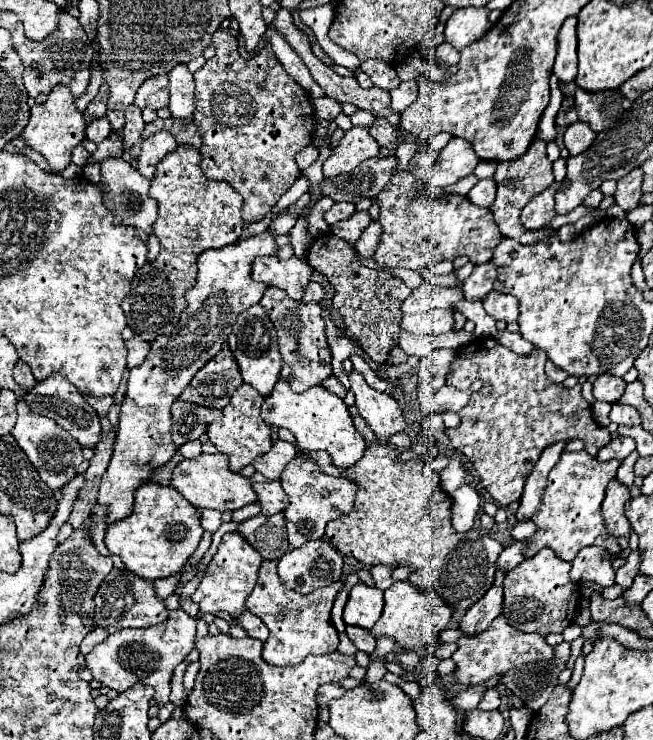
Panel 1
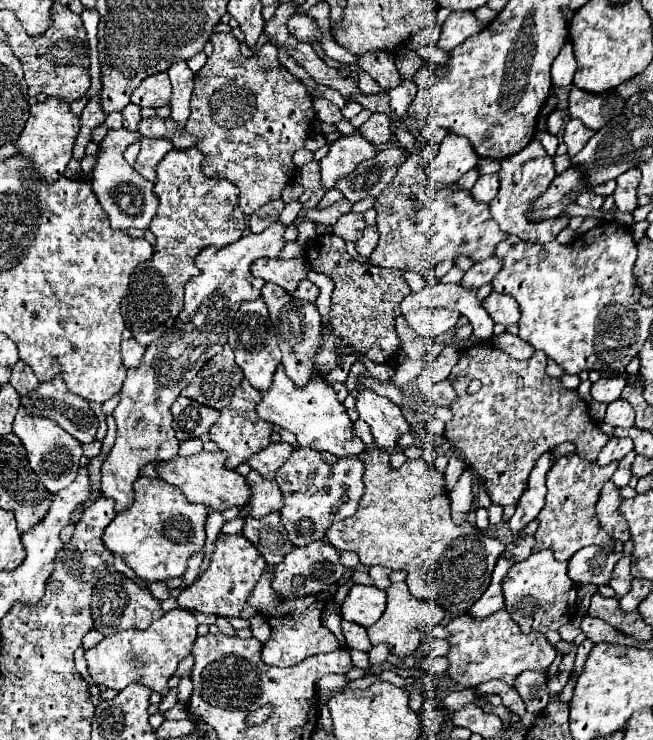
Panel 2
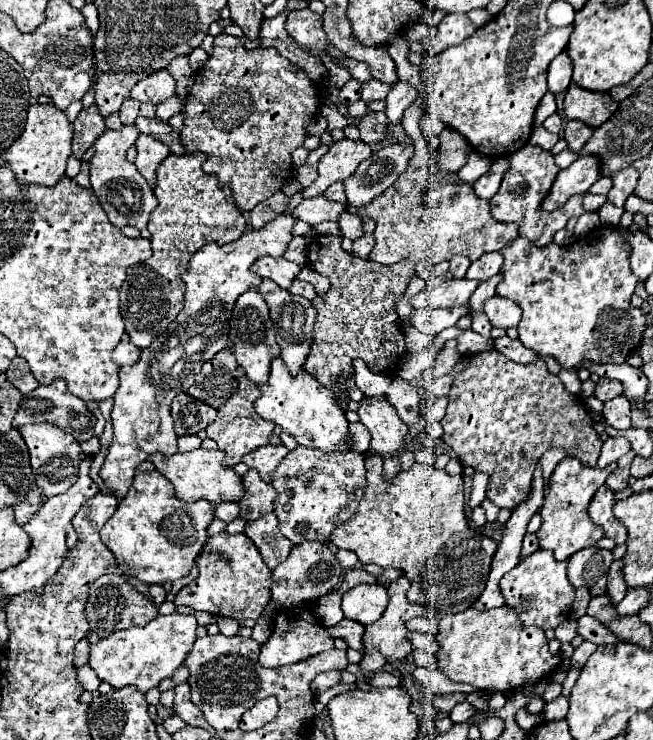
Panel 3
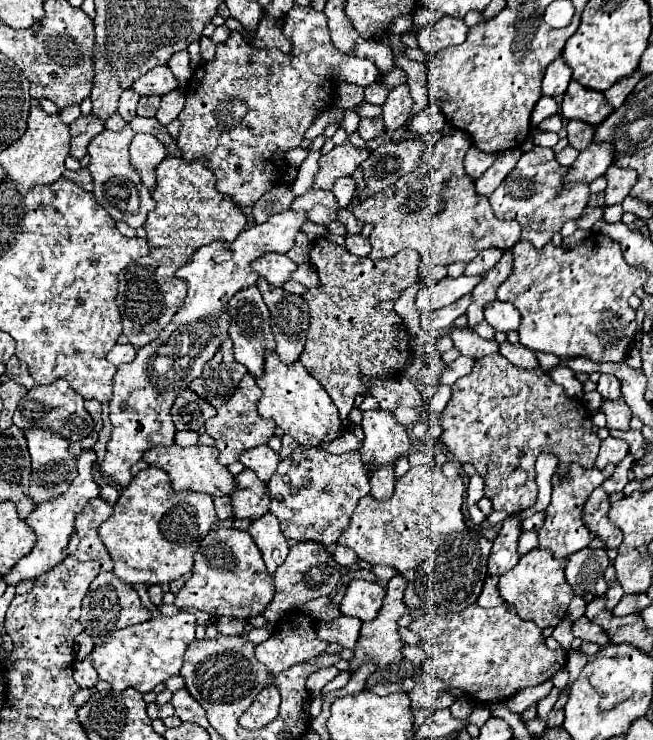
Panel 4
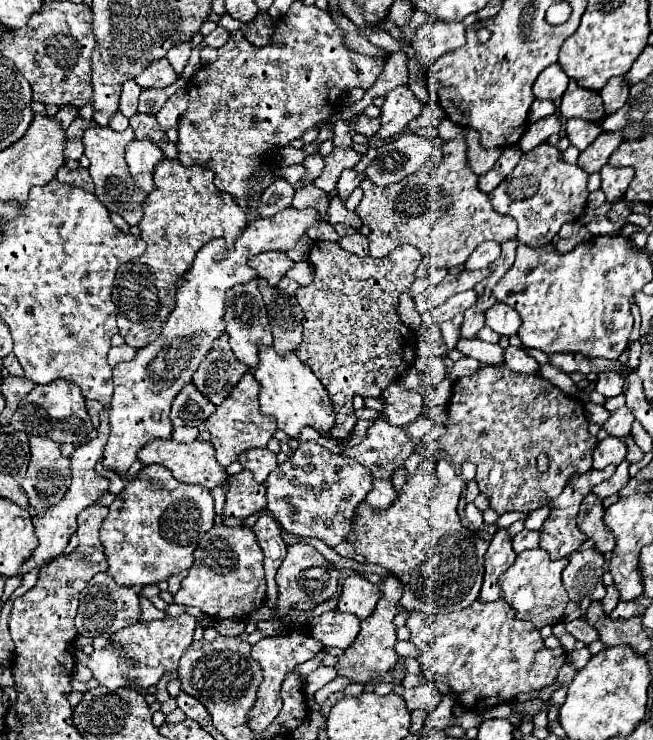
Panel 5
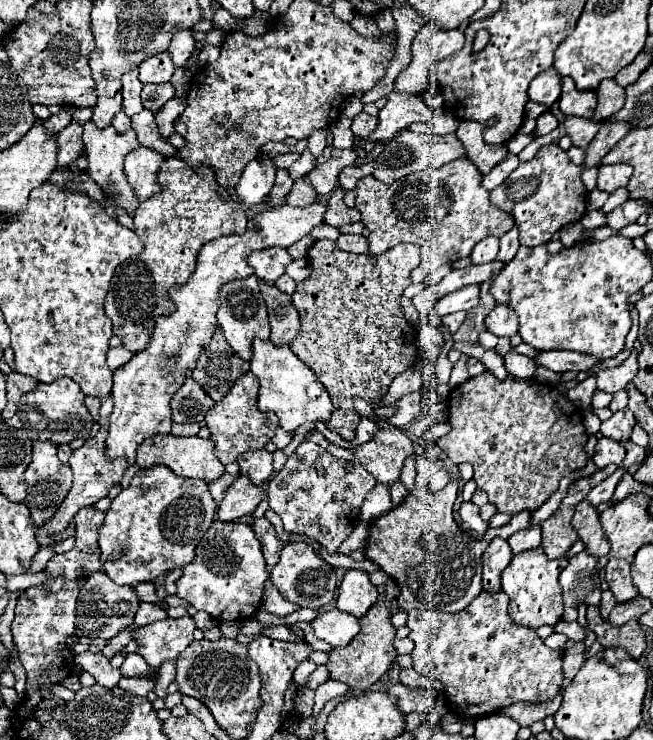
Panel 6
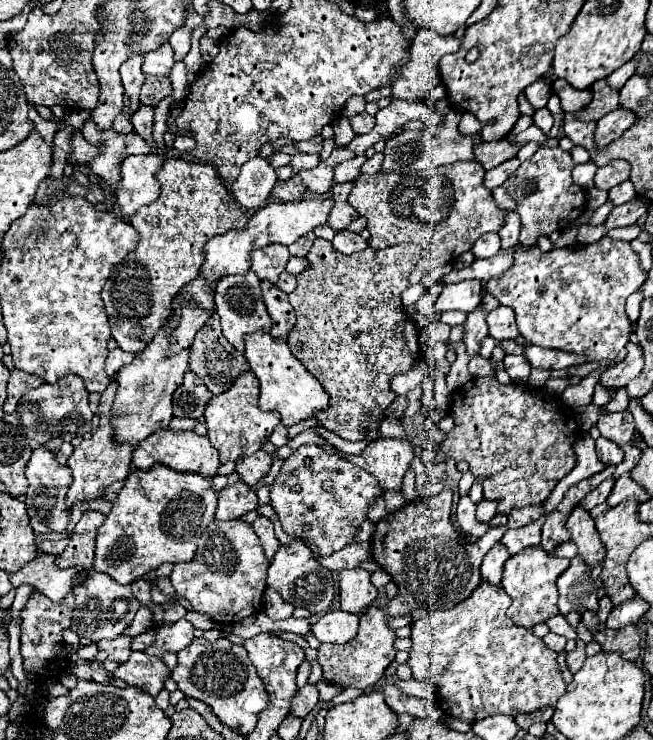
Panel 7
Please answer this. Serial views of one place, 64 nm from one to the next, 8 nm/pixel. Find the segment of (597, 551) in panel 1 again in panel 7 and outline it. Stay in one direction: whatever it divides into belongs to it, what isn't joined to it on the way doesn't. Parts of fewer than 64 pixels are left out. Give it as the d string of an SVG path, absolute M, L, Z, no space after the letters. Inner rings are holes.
M574 556L570 566L558 576L558 590L560 600L558 608L560 614L566 616L568 612L584 612L598 608L598 584L592 578L592 572L584 560Z

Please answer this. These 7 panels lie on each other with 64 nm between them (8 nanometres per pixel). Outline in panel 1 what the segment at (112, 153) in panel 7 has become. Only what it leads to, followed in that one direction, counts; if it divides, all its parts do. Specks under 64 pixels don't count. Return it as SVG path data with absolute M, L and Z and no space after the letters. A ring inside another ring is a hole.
M106 158L102 162L102 182L98 188L104 194L104 204L112 210L114 220L126 226L134 226L138 230L144 230L148 234L152 232L152 224L158 216L158 204L154 198L150 198L150 180L146 180L138 170L134 170L126 160L122 158Z

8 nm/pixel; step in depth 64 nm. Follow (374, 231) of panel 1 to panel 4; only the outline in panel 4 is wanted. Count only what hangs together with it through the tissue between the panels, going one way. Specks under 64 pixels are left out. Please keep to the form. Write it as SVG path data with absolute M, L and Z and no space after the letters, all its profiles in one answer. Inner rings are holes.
M362 234L346 236L346 250L352 252L354 256L368 256L370 254L370 242Z

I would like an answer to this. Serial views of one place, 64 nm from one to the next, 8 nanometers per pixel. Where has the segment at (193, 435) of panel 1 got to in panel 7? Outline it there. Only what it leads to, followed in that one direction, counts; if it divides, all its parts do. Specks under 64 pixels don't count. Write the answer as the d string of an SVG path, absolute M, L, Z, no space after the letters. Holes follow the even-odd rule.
M188 370L182 386L174 392L174 416L198 420L202 418L204 408L210 400L212 400L212 394L208 392L208 388L204 388L202 380Z

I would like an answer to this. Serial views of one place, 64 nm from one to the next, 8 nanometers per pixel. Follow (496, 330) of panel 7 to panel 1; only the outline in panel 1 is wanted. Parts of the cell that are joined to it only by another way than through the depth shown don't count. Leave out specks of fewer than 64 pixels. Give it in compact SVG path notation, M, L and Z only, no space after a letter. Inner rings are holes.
M492 290L484 300L484 310L496 320L504 320L504 322L518 320L518 300L514 296L508 296L496 290Z

